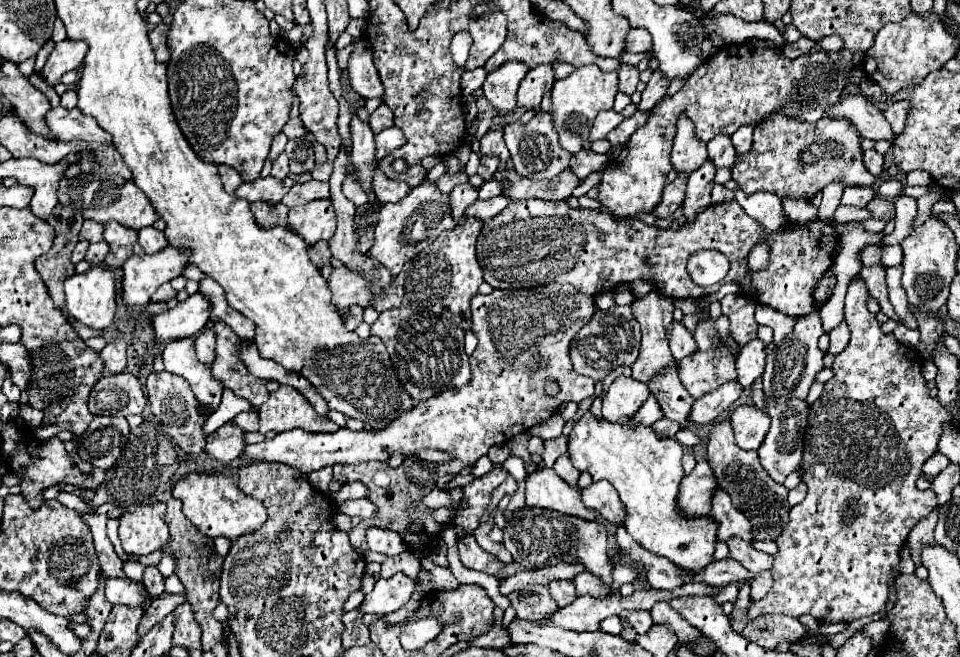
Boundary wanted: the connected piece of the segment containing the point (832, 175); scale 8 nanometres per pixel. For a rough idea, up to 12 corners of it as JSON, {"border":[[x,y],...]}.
{"border":[[781,112],[755,126],[733,180],[811,200],[829,182],[873,186],[843,118]]}

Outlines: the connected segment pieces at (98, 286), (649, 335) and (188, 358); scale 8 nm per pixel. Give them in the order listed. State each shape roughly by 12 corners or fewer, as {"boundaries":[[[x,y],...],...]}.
{"boundaries":[[[105,266],[65,280],[65,308],[105,330],[115,316],[115,276]],[[651,290],[633,302],[641,352],[633,378],[669,370],[673,300]],[[193,338],[169,342],[161,358],[201,404],[219,406],[223,386],[197,360]]]}

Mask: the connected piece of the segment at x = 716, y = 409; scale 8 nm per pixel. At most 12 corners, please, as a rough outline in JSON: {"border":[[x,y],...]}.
{"border":[[737,380],[695,400],[689,420],[719,418],[743,392]]}

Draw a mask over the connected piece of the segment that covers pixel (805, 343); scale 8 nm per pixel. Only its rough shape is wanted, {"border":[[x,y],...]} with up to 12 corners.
{"border":[[819,310],[767,356],[771,428],[759,458],[775,482],[801,466],[805,396],[823,370]]}

